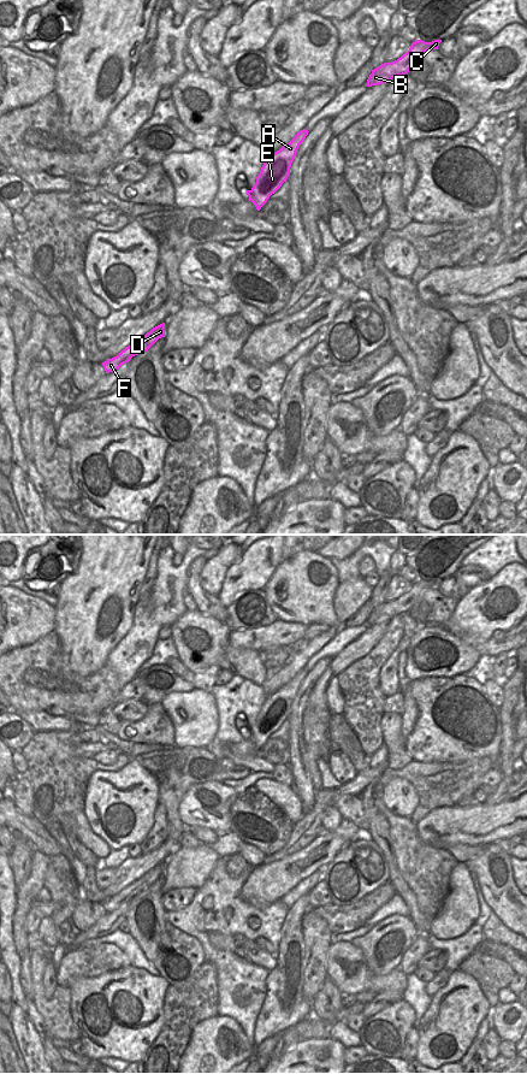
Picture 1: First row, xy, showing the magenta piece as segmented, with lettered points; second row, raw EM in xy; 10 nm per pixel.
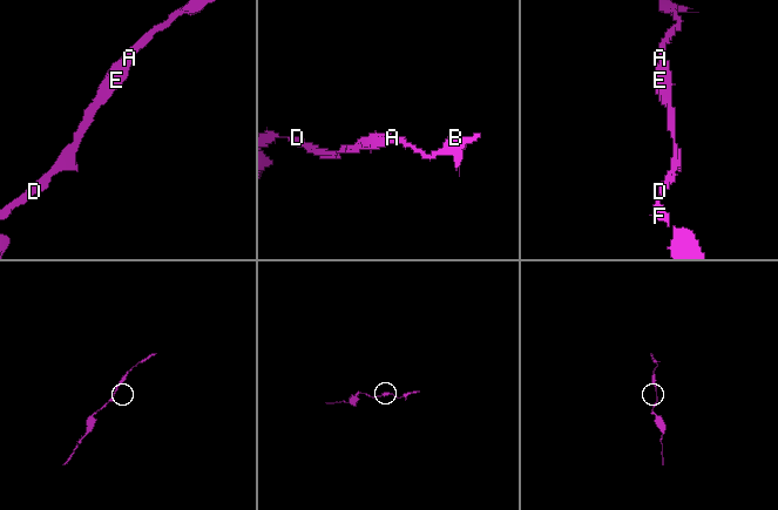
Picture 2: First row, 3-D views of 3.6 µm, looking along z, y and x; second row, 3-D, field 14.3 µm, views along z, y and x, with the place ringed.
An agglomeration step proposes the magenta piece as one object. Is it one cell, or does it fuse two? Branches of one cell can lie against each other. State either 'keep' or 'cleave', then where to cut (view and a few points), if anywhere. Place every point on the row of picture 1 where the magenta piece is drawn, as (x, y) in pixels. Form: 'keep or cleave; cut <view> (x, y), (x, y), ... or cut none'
keep; cut none

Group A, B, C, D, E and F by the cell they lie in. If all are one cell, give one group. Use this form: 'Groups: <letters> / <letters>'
Groups: A B C D E F

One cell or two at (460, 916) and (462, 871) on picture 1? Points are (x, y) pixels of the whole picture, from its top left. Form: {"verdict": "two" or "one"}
{"verdict": "one"}

